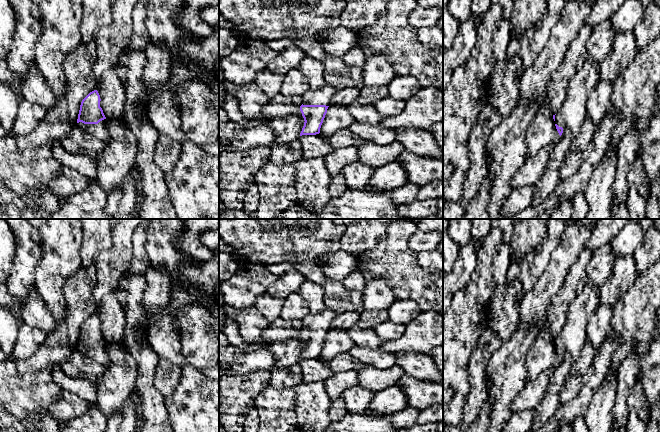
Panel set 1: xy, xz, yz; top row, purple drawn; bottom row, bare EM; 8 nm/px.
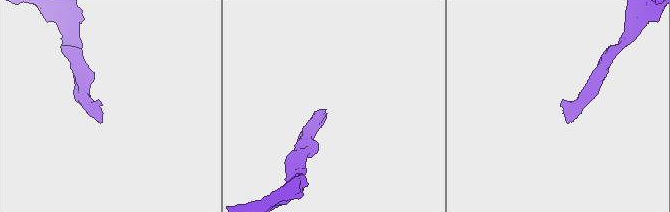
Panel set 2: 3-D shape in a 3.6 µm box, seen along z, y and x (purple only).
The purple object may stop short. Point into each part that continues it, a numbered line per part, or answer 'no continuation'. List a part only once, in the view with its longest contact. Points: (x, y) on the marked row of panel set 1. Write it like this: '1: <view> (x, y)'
1: xy (100, 131)

